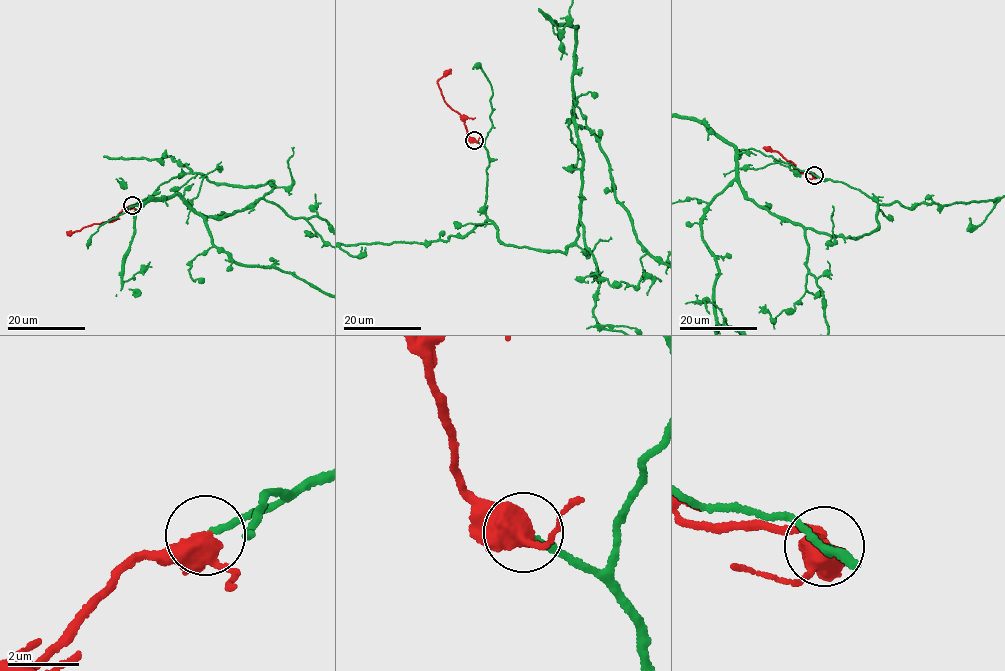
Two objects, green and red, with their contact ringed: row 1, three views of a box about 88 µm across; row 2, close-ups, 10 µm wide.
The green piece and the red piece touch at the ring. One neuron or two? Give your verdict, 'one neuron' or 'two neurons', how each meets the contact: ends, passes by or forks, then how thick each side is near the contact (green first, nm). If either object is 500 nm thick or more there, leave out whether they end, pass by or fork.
one neuron | green ends | red passes by | 170/480 nm

